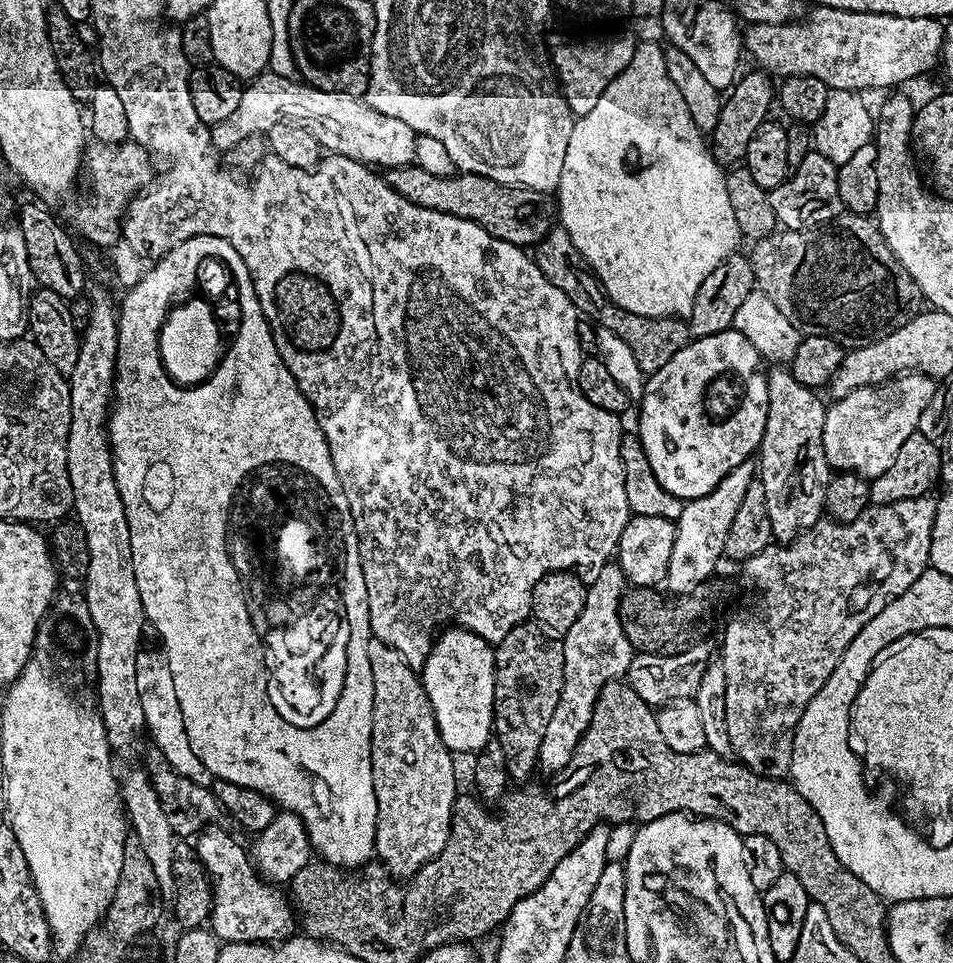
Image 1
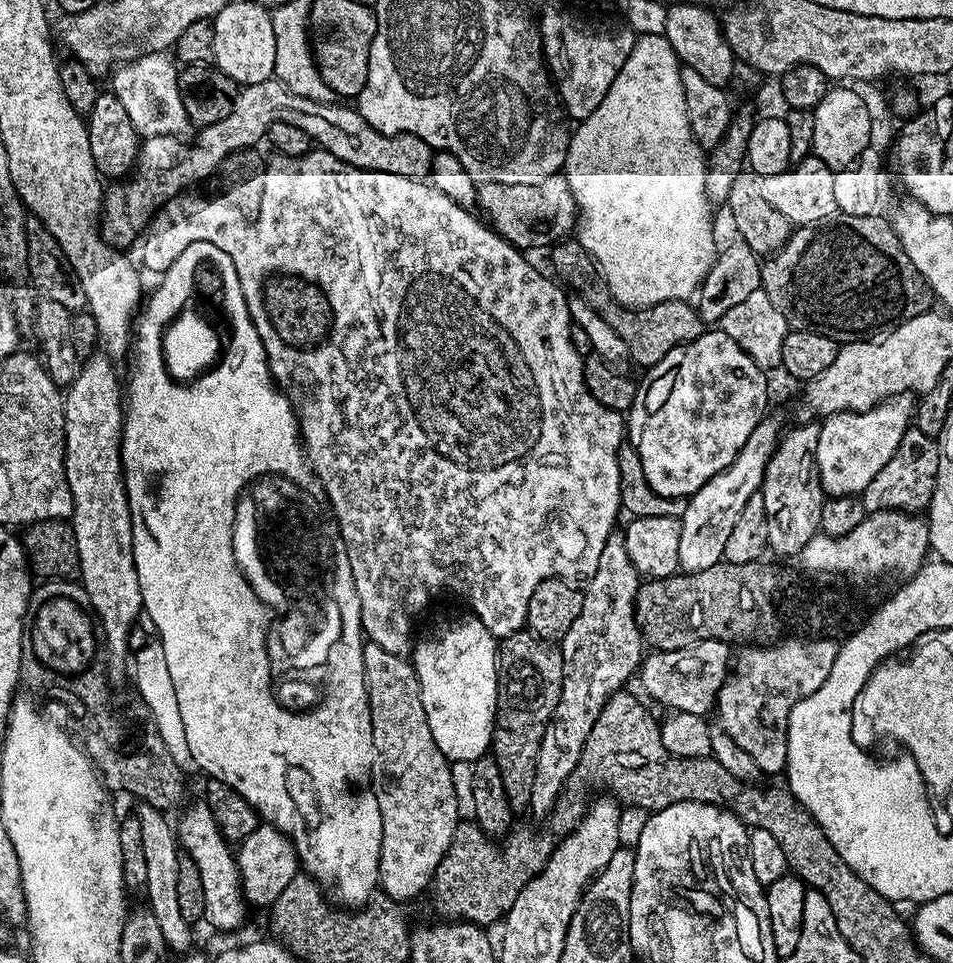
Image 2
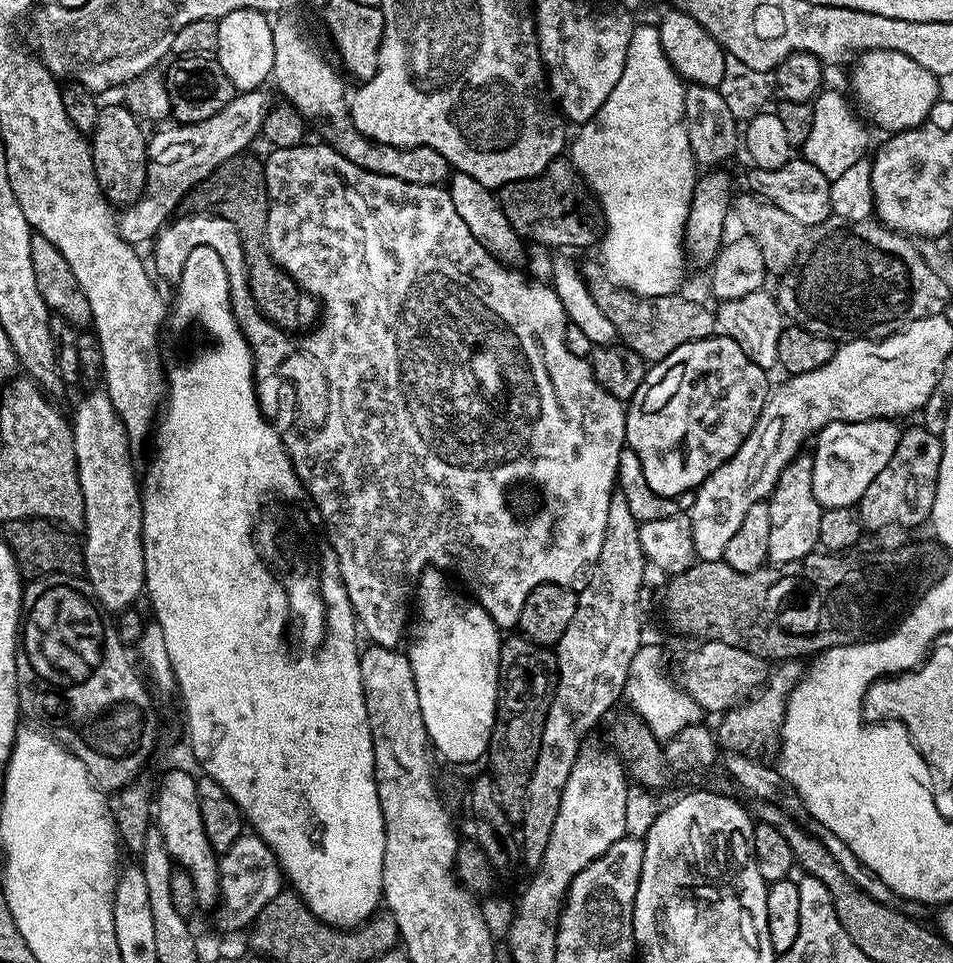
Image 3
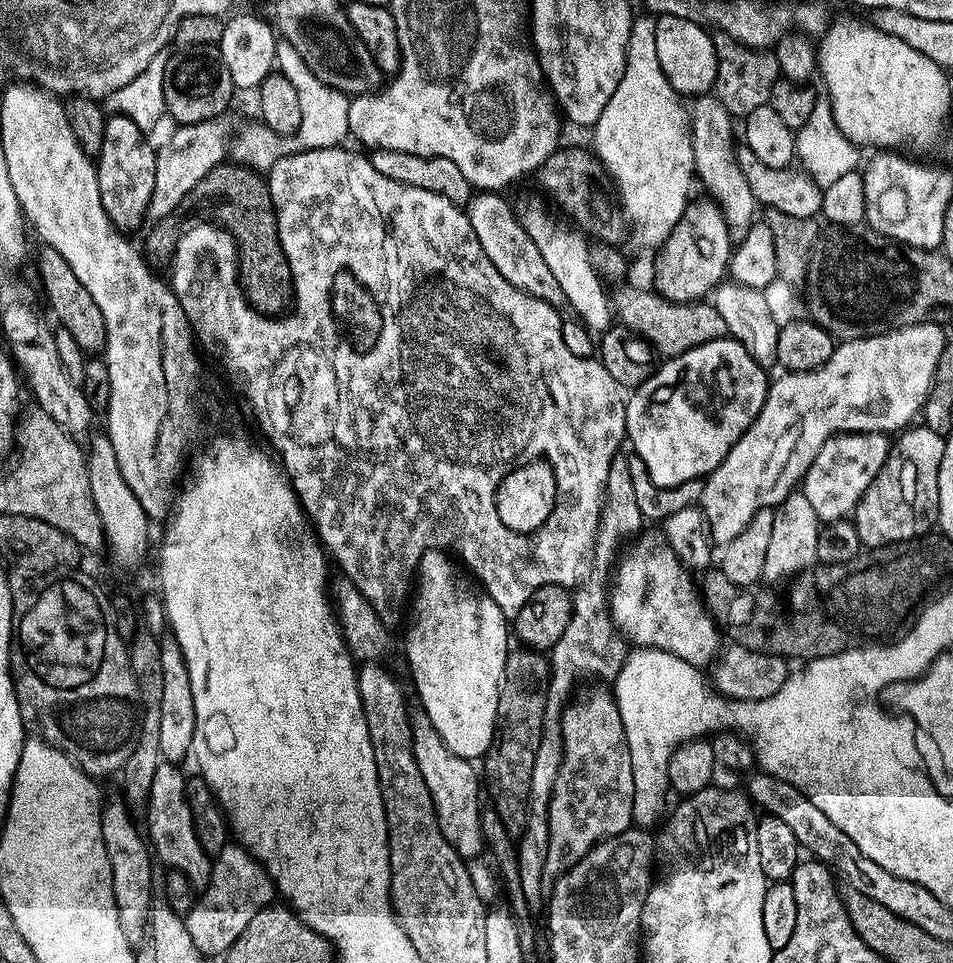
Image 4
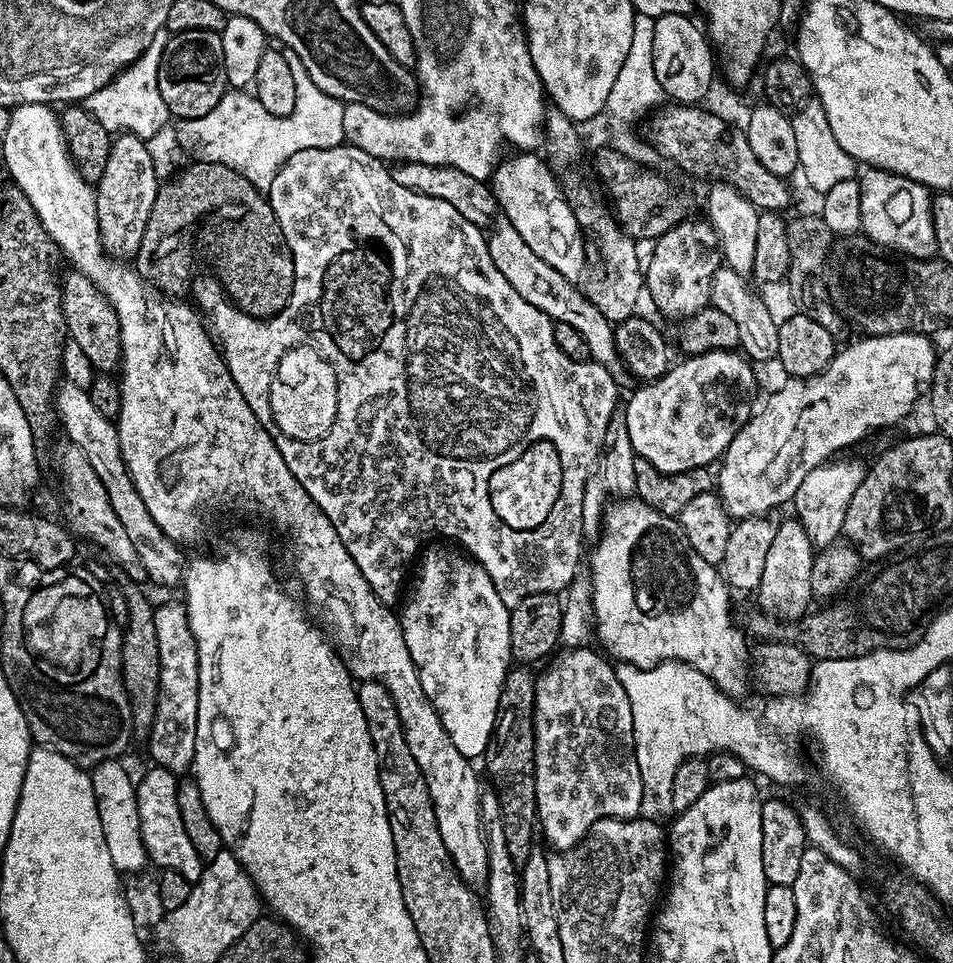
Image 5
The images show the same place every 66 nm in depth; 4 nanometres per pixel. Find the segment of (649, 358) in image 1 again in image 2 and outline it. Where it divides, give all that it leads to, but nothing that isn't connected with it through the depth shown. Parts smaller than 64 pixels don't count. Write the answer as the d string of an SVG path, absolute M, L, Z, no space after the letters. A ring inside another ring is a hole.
M579 239L561 240L551 249L550 255L552 255L552 268L557 272L555 275L565 285L572 284L573 290L576 291L573 293L584 299L595 312L599 312L602 318L606 318L610 326L614 326L614 334L618 334L618 338L626 342L630 360L641 364L641 369L653 368L658 361L666 358L666 354L670 354L670 350L688 344L706 330L704 321L700 319L699 311L693 305L691 308L688 300L671 300L649 308L638 309L625 308L623 304L618 303L612 296L609 296L608 283L600 275L592 255L580 245Z

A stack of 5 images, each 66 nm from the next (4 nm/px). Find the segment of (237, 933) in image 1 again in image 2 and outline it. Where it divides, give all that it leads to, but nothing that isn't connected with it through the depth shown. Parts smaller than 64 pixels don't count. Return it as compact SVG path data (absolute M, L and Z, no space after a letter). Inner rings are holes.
M196 798L190 804L179 813L180 824L178 820L175 825L178 843L183 855L194 858L194 866L198 866L198 874L202 878L202 894L206 894L203 919L208 920L209 926L220 932L232 932L243 922L244 908L246 909L244 892L240 888L236 853L233 845L218 830L218 822L214 822L214 814L210 814L208 803L203 798Z

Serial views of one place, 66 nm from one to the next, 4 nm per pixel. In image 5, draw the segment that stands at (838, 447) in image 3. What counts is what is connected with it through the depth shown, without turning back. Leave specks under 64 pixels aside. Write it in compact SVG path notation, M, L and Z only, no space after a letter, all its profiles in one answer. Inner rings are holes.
M833 458L810 470L810 474L802 478L802 486L798 486L794 497L795 519L800 521L817 549L830 546L830 542L841 539L850 498L854 498L854 490L858 490L858 486L864 481L866 464L860 460L840 459L844 458Z

